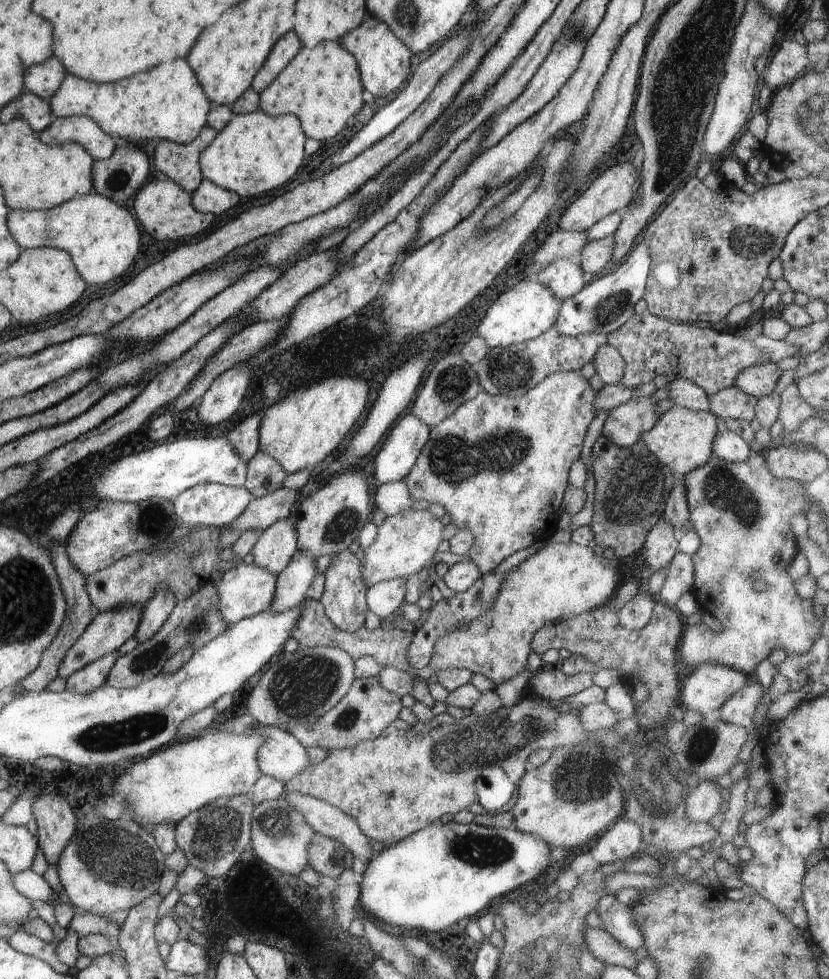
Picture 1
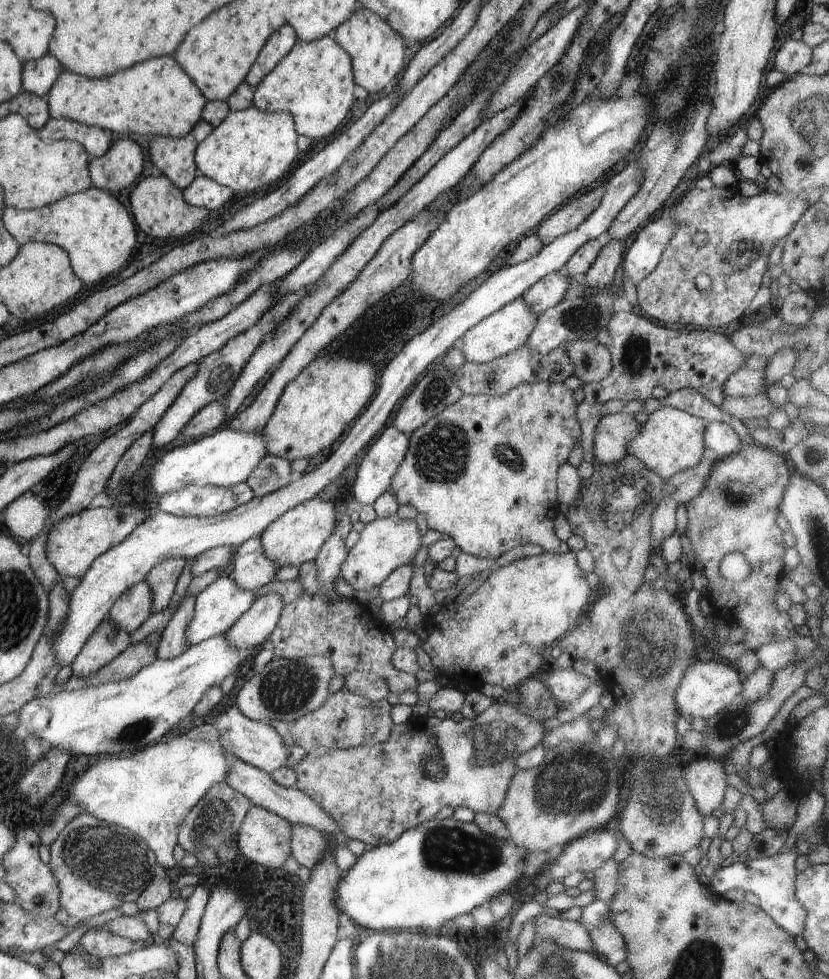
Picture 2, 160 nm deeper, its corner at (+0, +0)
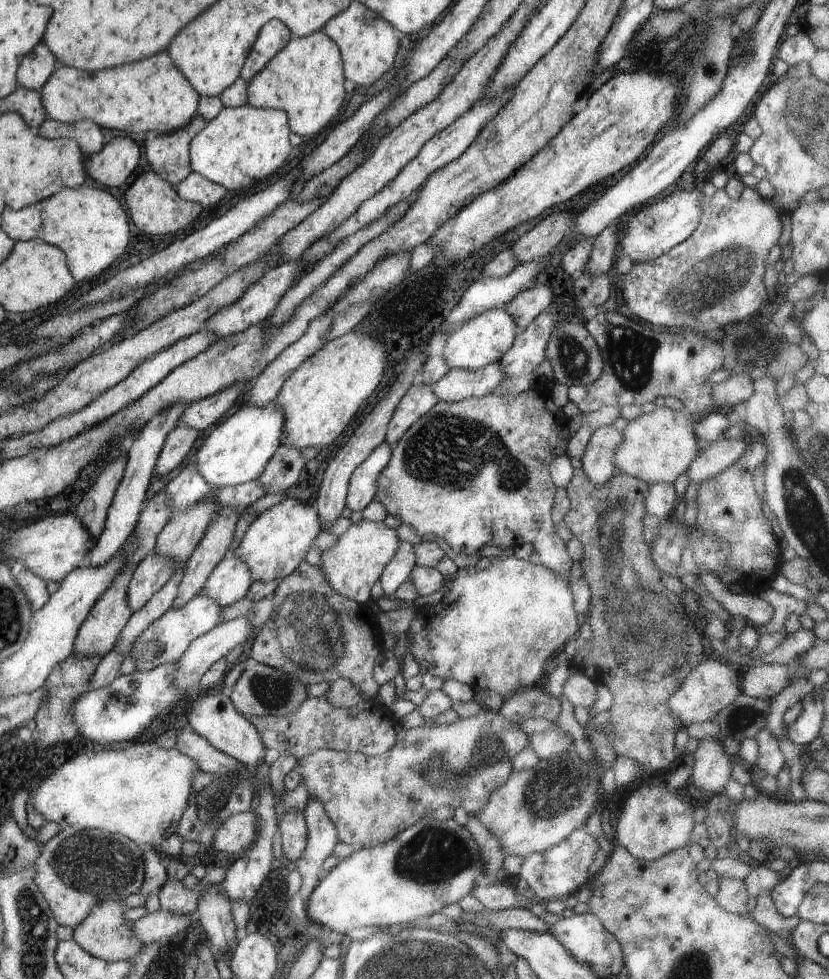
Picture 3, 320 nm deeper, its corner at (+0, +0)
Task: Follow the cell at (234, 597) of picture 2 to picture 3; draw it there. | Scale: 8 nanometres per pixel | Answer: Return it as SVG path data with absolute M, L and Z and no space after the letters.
M200 595L189 600L184 606L168 609L132 643L128 655L136 664L136 671L149 671L160 665L178 662L196 637L207 633L222 622L222 614L224 607L215 599Z

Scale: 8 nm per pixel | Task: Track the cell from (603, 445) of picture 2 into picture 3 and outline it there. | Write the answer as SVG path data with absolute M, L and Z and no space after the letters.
M612 425L601 426L591 435L583 456L577 460L577 465L593 485L602 486L609 478L616 476L613 458L616 447L623 438L623 432Z

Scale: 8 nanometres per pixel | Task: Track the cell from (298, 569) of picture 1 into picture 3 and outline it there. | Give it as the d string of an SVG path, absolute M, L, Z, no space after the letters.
M247 617L222 622L207 633L196 637L179 658L179 674L175 682L185 691L198 684L204 673L214 662L227 656L238 644L246 644L253 625Z

